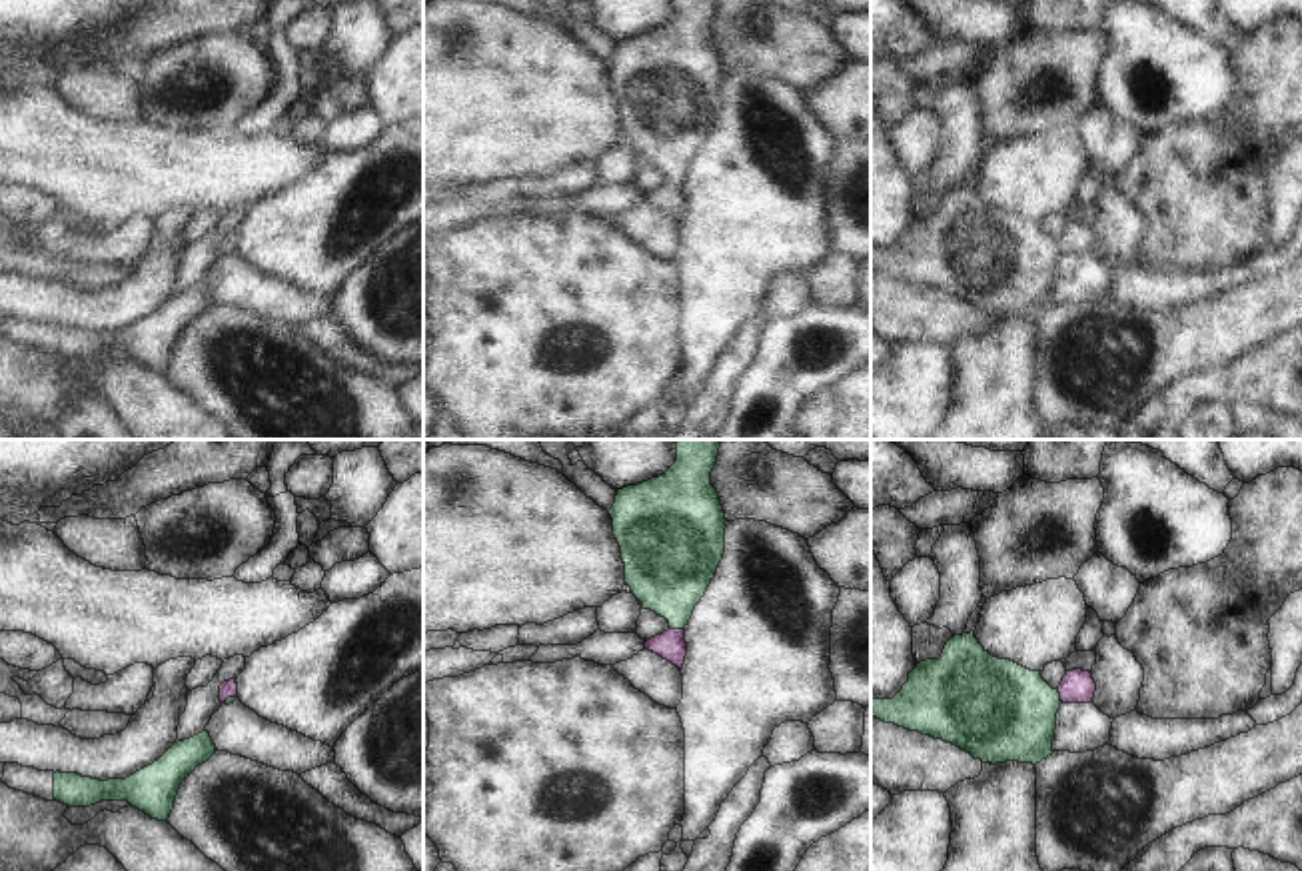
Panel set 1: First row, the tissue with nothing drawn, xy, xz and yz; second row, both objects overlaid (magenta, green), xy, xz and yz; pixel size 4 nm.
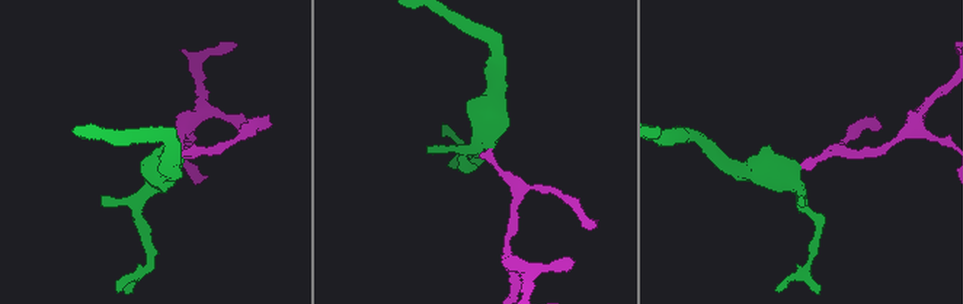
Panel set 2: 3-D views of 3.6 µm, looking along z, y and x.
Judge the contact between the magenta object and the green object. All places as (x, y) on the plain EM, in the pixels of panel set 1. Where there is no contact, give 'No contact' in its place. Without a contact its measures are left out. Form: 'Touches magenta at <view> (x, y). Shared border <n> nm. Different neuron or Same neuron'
Touches magenta at xz (677, 182). Shared border 70 nm. Same neuron.

